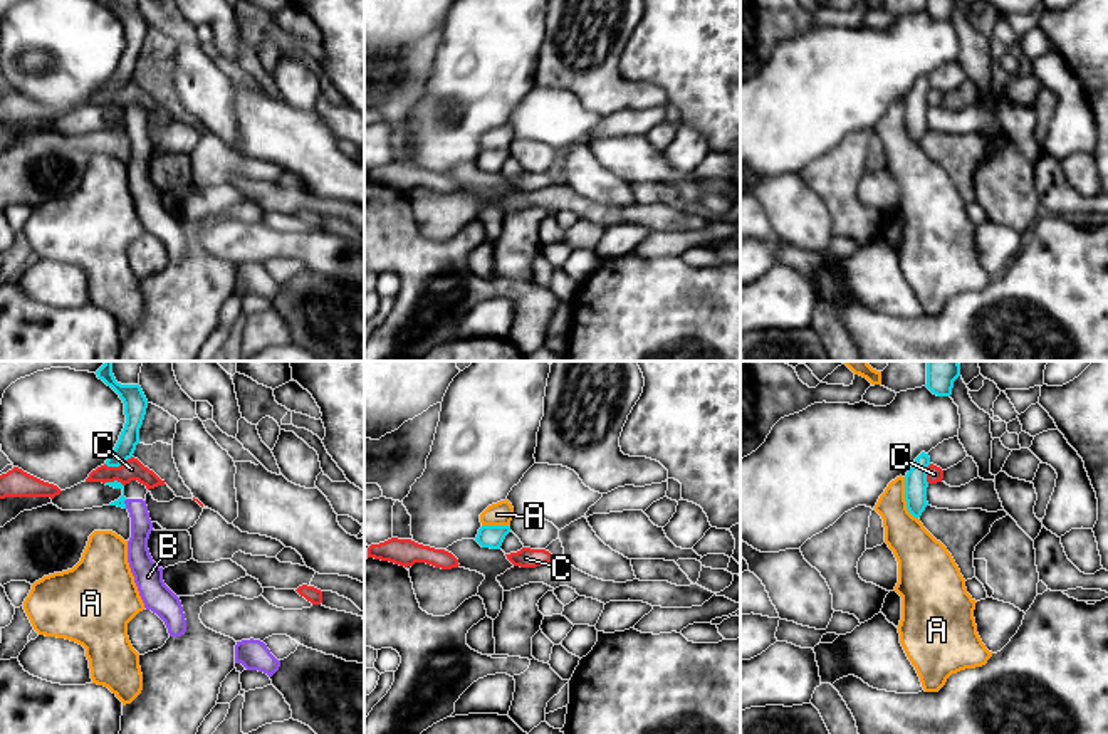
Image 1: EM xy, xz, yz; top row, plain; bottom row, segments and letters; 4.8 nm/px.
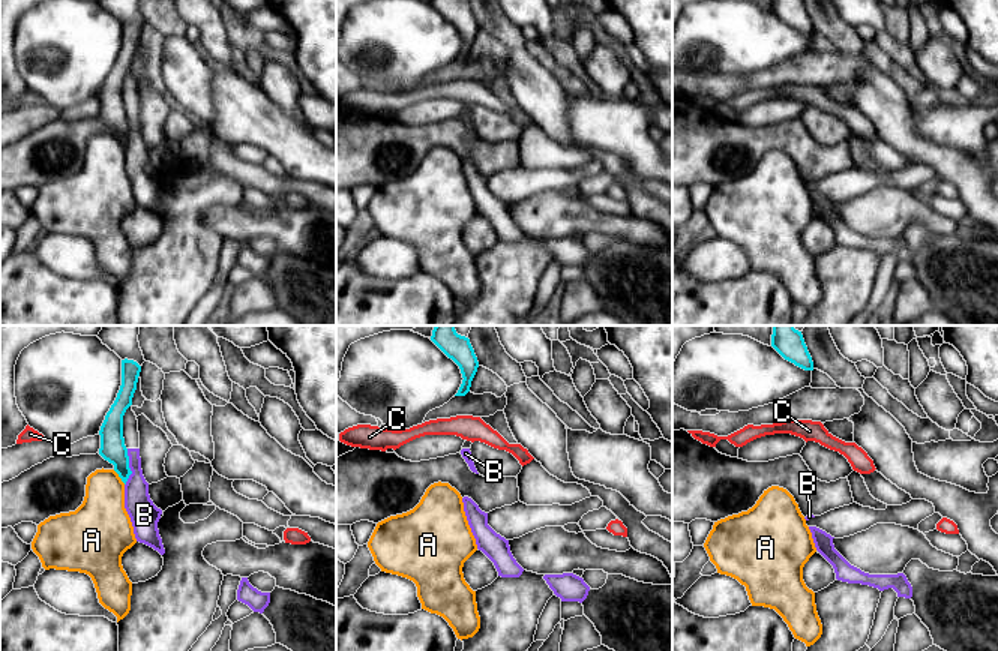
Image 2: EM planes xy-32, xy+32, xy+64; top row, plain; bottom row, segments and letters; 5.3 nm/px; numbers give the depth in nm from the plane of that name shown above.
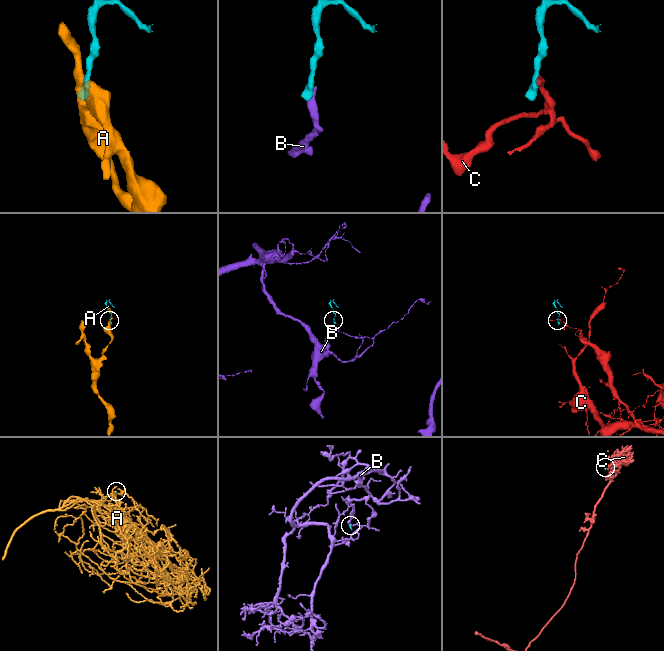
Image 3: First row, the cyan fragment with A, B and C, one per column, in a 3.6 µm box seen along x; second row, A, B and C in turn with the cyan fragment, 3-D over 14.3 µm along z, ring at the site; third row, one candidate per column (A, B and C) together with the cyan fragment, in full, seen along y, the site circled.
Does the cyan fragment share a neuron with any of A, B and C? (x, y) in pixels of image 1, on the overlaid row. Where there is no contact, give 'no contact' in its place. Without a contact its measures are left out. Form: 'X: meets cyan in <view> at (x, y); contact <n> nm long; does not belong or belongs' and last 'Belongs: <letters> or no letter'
A: meets cyan in yz at (905, 499); contact 220 nm long; does not belong
B: meets cyan in xy at (125, 504); contact 50 nm long; does not belong
C: meets cyan in xy at (118, 466); contact 140 nm long; does not belong
Belongs: no letter

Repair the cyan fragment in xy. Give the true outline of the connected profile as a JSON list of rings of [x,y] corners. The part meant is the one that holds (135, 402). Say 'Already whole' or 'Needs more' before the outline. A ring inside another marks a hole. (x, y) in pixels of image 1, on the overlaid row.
Already whole. [[[104,361],[96,375],[111,386],[124,403],[126,423],[112,454],[106,460],[107,467],[119,467],[133,457],[136,445],[139,443],[139,428],[146,415],[148,400],[139,385],[121,385],[116,381],[112,361]]]

